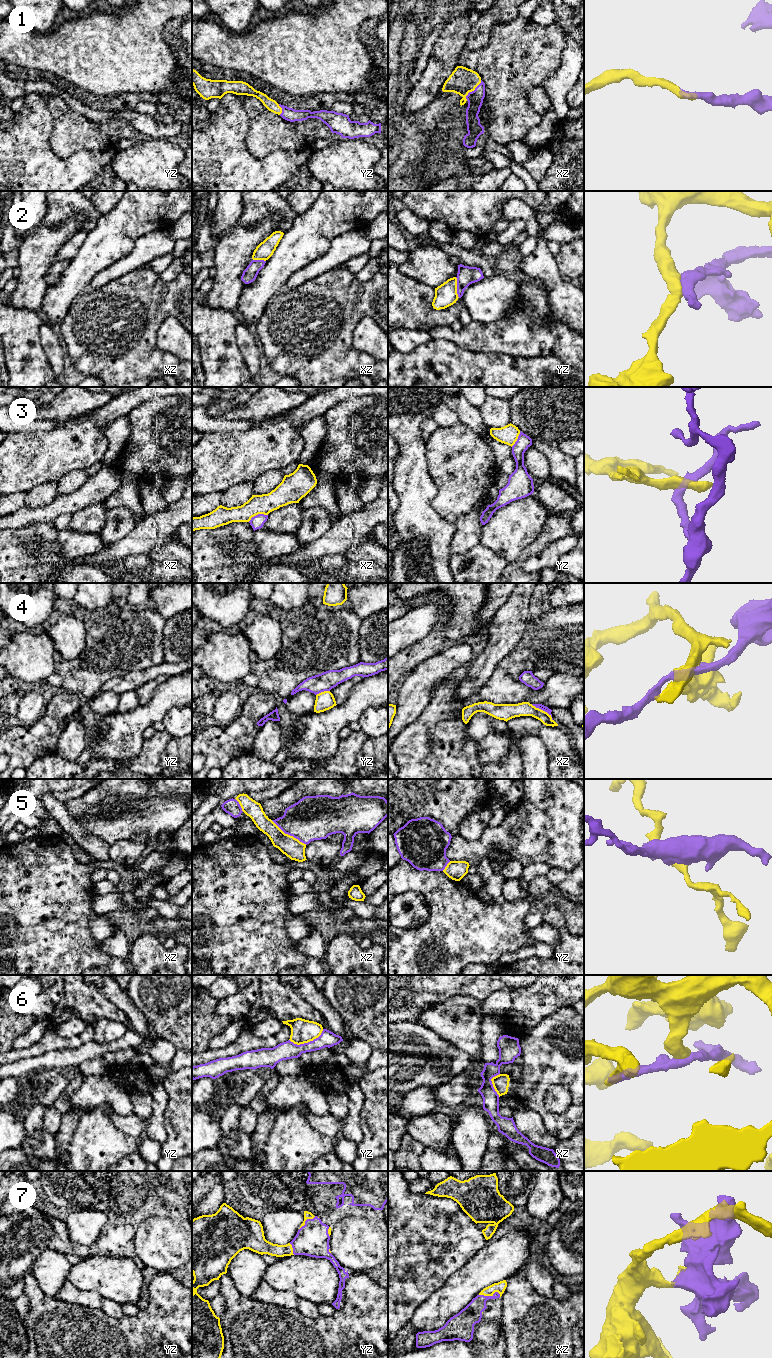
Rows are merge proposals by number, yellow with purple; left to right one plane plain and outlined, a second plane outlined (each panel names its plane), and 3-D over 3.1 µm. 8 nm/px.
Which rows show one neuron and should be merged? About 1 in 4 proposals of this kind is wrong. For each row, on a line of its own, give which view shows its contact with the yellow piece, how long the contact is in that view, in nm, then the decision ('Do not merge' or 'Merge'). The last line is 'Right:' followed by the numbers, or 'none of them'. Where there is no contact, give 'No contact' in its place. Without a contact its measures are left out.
1: Touches yellow in xz. Shared border 200 nm. Merge
2: Touches yellow in yz. Shared border 170 nm. Do not merge
3: Touches yellow in xz. Shared border 170 nm. Do not merge
4: Touches yellow in xz. Shared border 220 nm. Do not merge
5: Touches yellow in xz. Shared border 340 nm. Do not merge
6: Touches yellow in yz. Shared border 300 nm. Do not merge
7: Touches yellow in xz. Shared border 180 nm. Merge
Right: 1, 7

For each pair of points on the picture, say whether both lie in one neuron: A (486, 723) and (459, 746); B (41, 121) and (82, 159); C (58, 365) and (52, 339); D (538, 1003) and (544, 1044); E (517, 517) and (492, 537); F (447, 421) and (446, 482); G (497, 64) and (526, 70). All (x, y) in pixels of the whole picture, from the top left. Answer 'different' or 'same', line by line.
A: different
B: same
C: same
D: different
E: same
F: different
G: same

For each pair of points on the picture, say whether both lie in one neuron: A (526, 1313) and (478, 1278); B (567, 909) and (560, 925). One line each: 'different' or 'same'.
A: different
B: different

